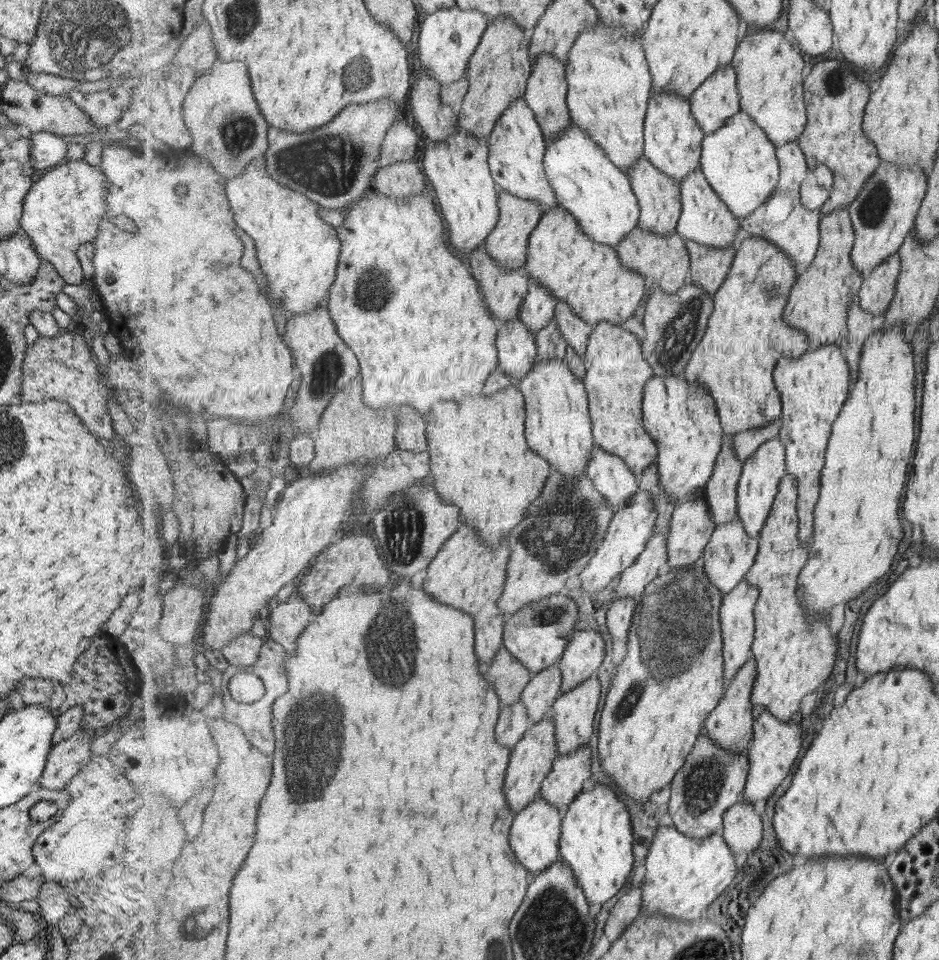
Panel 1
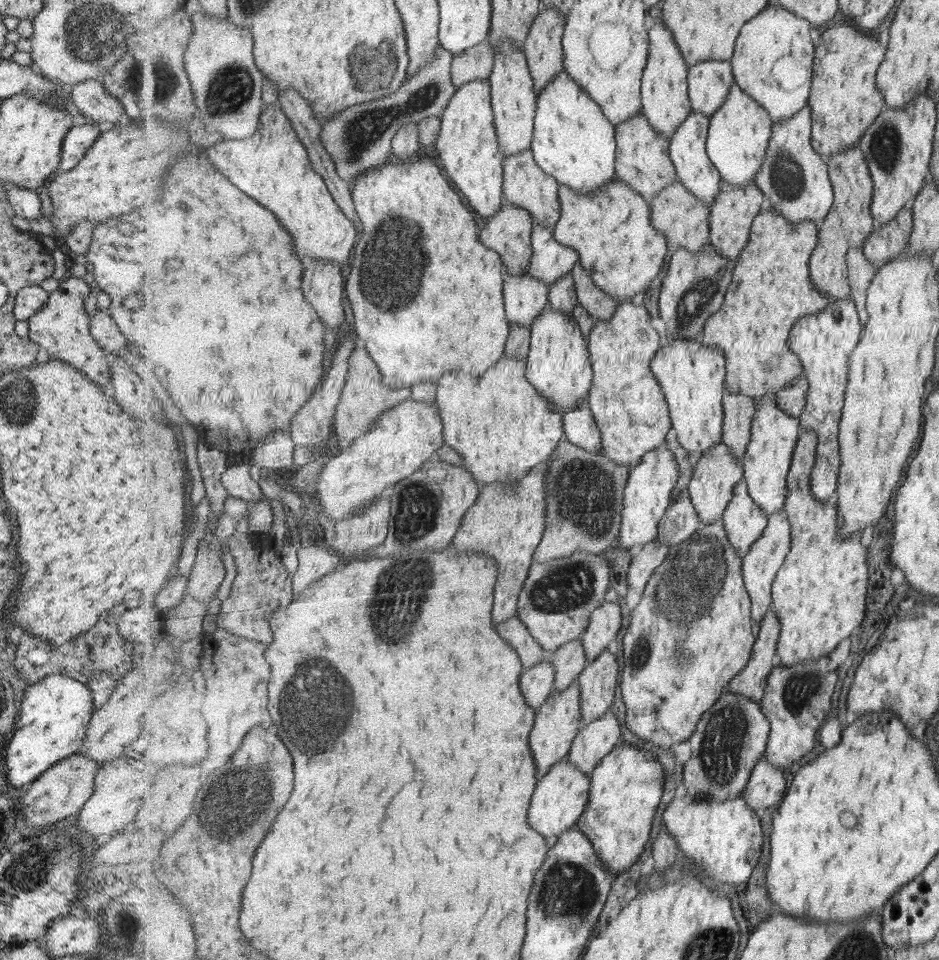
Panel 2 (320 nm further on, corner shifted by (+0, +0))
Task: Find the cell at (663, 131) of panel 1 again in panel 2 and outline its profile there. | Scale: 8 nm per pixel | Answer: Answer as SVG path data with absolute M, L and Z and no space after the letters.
M657 21L650 29L650 58L648 60L646 71L642 78L642 103L643 112L650 120L651 126L654 126L658 132L662 132L669 140L678 130L680 124L691 114L692 102L688 92L688 79L690 74L690 65L687 64L679 45L676 43L673 31L663 22Z

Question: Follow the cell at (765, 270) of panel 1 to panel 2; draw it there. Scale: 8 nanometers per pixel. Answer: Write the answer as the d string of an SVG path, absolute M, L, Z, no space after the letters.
M766 205L755 217L750 242L735 261L734 279L723 306L706 322L701 339L707 348L721 349L727 360L727 390L759 400L762 396L777 393L794 383L804 374L803 362L790 346L790 334L798 320L818 313L832 301L812 281L810 260L818 246L819 226L813 221L792 223L787 217Z

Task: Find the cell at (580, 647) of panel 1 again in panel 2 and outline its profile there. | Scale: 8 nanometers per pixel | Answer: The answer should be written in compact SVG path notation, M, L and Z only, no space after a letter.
M617 601L603 603L590 616L590 624L583 632L583 644L590 663L607 648L612 648L623 628L623 612Z

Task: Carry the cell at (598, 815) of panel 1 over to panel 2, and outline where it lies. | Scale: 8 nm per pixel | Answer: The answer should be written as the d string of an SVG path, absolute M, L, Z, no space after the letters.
M621 742L595 767L592 772L590 802L587 803L586 811L581 815L577 826L593 842L595 852L603 860L603 864L613 872L625 873L643 854L651 838L651 828L657 814L657 806L661 804L663 798L663 790L665 790L665 768L657 761L657 756L653 752L645 752L642 746L637 748Z

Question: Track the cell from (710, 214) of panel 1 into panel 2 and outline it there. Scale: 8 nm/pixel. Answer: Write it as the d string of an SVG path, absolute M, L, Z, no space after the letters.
M692 108L691 114L680 124L670 140L670 155L674 161L679 180L694 192L697 199L706 202L710 207L722 188L722 176L713 164L707 152L707 141L710 131L710 117Z

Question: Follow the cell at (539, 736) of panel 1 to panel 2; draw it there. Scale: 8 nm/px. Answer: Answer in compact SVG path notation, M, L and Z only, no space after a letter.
M579 680L565 690L554 689L543 706L536 713L536 723L530 734L530 745L538 768L538 778L545 776L550 768L567 758L574 738L583 727L582 686Z

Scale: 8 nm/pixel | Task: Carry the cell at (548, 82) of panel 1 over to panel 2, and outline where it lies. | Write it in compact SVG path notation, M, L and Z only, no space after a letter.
M543 7L523 44L539 95L564 70L566 19L563 11Z

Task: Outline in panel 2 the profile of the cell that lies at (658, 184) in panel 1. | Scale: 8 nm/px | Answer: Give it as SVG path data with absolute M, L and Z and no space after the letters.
M639 113L616 126L616 174L651 202L665 187L679 178L670 155L670 140L651 126L647 115Z

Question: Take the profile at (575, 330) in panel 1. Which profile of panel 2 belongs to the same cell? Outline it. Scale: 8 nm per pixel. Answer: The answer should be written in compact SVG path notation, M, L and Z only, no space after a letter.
M579 261L572 270L578 290L578 302L593 315L596 322L613 318L620 302L602 291L602 288L593 280L591 273L582 267Z

